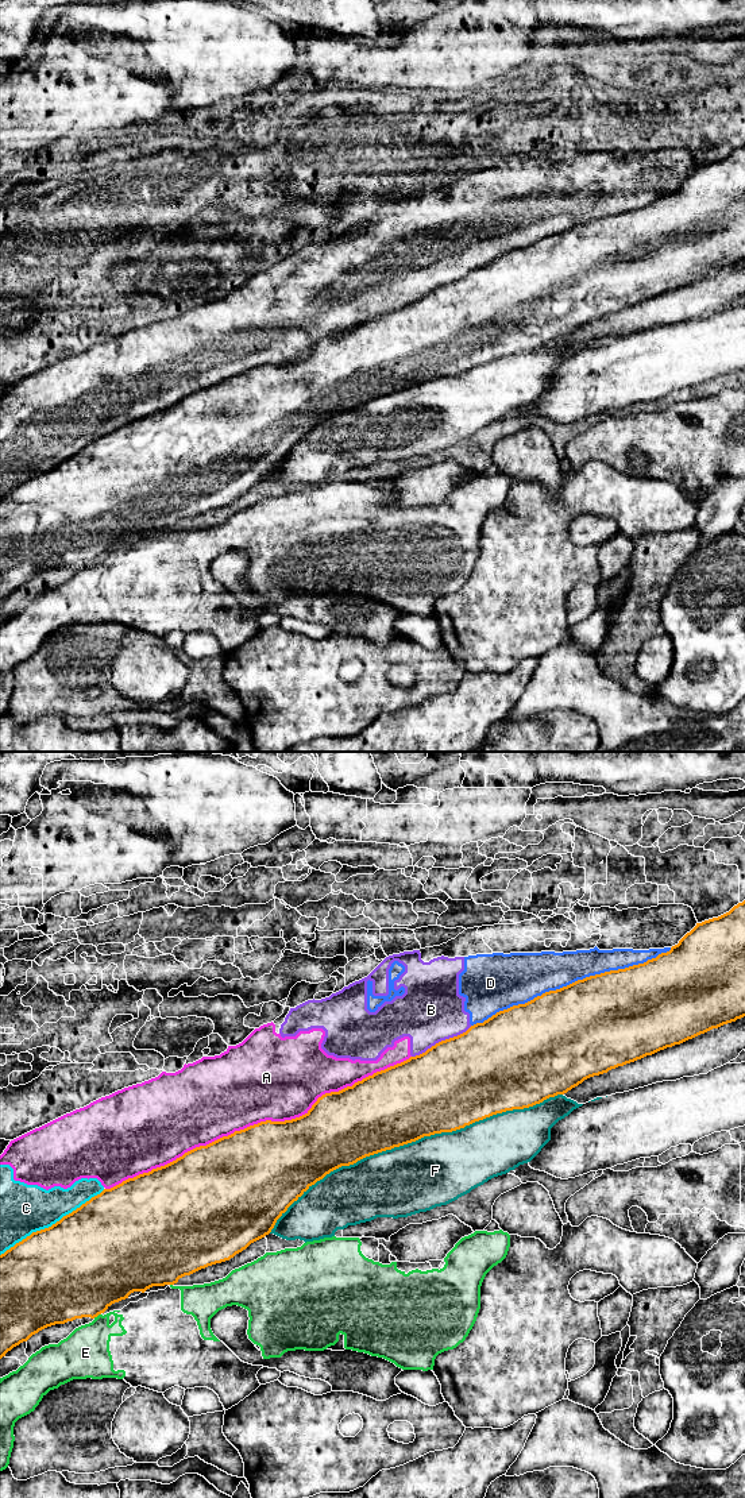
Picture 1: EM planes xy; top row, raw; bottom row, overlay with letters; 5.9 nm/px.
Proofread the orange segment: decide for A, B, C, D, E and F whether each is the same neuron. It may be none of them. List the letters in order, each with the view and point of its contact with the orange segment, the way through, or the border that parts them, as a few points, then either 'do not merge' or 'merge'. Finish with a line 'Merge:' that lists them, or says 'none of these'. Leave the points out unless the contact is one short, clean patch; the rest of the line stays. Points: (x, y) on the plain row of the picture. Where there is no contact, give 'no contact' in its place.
A: contact xy (258, 367); do not merge
B: contact xy (442, 285); do not merge
C: contact xy (53, 468); do not merge
D: contact xy (572, 227); do not merge
E: contact xy (96, 560); do not merge
F: contact xy (412, 385); do not merge
Merge: none of these

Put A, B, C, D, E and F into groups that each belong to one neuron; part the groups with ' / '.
A B C D / E / F

